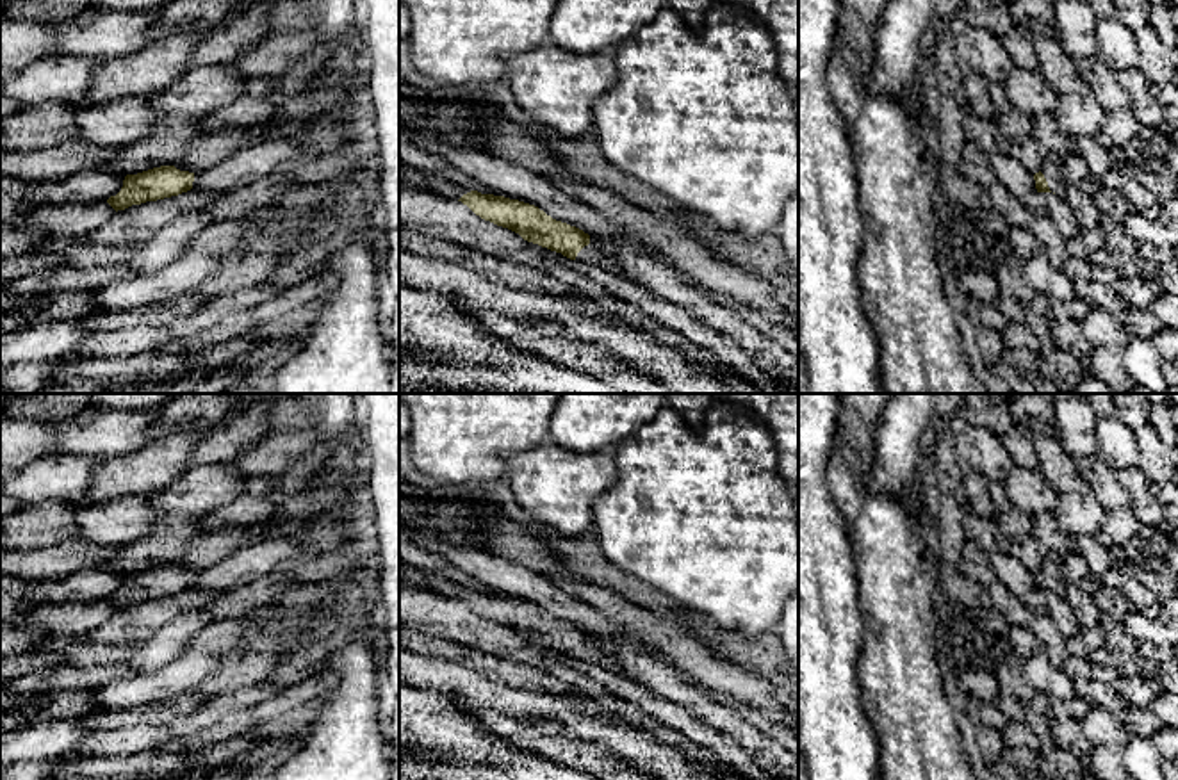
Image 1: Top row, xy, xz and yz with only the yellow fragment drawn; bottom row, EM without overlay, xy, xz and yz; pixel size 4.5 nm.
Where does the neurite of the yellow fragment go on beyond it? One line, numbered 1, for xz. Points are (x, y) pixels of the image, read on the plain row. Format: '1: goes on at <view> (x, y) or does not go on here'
1: goes on at xz (439, 584)

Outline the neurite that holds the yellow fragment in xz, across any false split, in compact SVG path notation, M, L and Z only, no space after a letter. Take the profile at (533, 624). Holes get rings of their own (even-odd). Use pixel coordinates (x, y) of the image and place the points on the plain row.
M408 568L406 579L415 588L426 588L440 597L467 604L476 614L519 632L524 639L561 652L606 670L618 677L620 662L590 643L590 634L567 622L556 620L535 604L504 595L469 589L451 579L417 568Z

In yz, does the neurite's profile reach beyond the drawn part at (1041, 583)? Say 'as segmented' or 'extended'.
extended

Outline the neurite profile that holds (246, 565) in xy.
M294 536L258 540L235 550L217 565L194 572L192 589L226 593L255 582L282 566L296 565L303 554Z

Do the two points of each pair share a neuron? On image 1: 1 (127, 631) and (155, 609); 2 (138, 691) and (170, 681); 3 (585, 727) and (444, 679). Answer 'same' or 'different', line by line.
1: same
2: same
3: same

